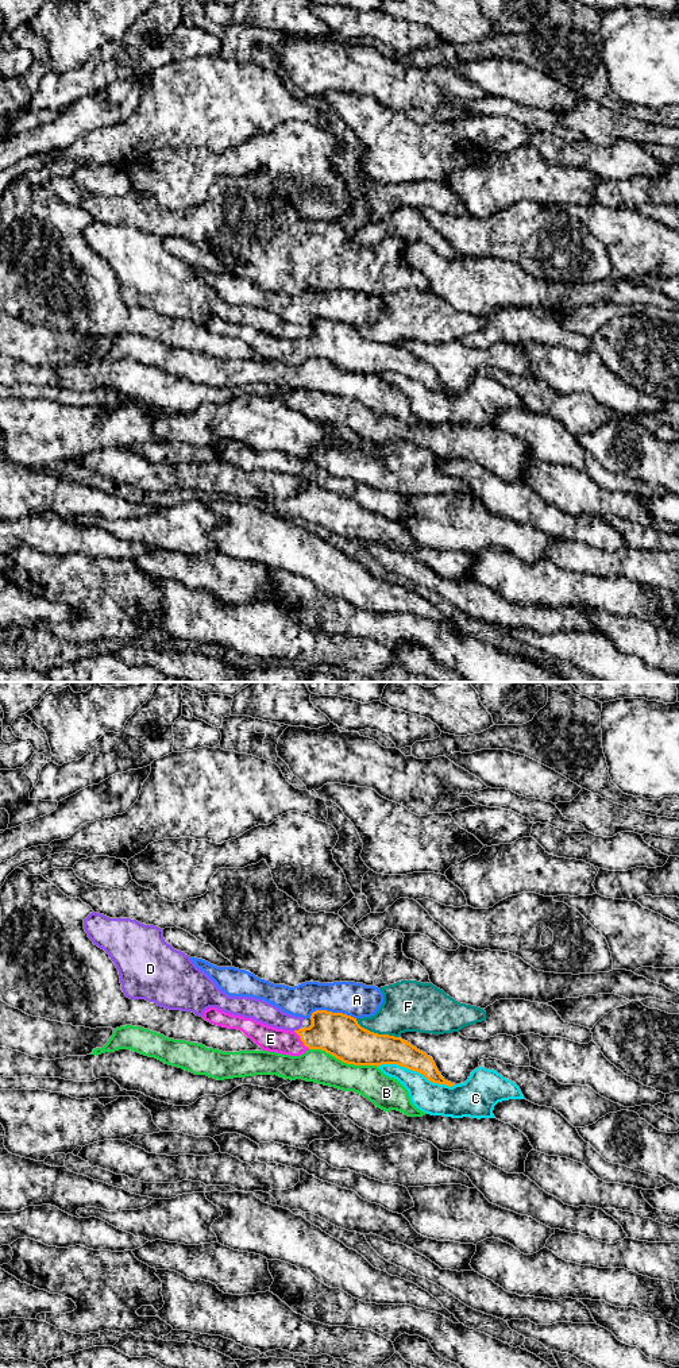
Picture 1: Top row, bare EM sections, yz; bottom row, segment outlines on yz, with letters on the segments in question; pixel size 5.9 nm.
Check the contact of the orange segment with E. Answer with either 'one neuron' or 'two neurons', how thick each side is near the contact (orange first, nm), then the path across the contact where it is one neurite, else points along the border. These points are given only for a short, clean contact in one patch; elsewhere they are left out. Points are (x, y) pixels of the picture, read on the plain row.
one neuron; 260 nm thick on the orange side, 150 nm on the other; runs through yz (339, 343), (320, 343), (301, 349), (270, 347)

